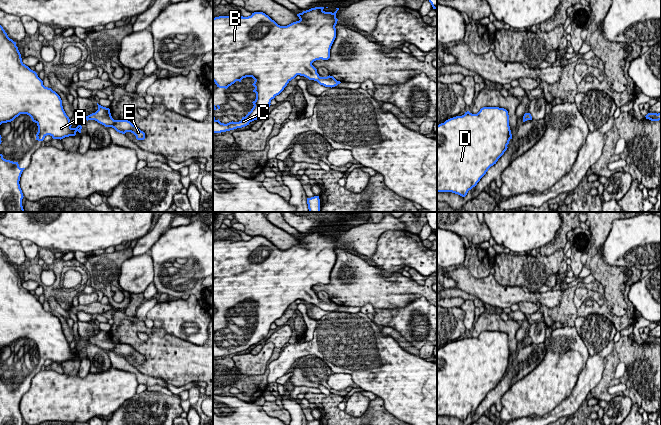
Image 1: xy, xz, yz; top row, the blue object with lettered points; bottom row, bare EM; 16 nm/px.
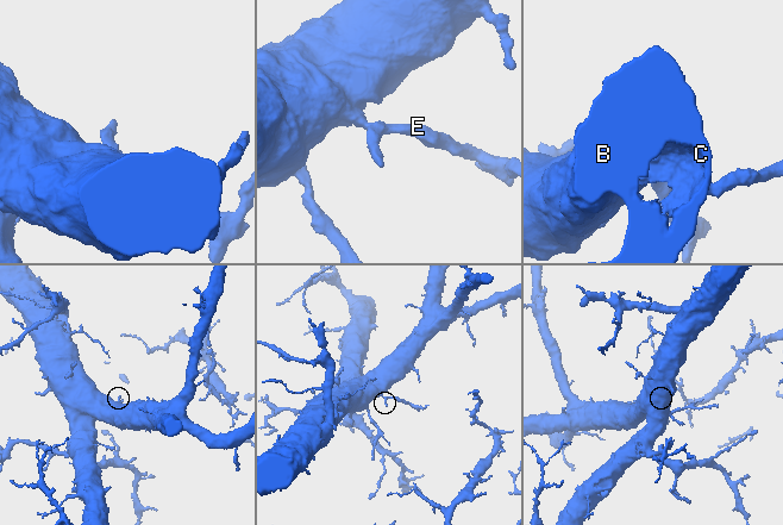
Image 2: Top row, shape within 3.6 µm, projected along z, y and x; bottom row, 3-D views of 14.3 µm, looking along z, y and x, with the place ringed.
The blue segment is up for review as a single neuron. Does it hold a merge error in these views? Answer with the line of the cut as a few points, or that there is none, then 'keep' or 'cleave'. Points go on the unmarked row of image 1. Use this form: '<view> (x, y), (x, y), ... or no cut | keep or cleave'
no cut | keep

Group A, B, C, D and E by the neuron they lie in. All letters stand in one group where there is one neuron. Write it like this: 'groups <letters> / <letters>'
groups A B C D E

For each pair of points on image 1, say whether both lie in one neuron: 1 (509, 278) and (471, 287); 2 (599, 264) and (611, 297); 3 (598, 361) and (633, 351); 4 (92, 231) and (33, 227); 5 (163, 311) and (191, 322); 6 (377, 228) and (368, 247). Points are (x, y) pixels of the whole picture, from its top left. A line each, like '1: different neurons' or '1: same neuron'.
1: different neurons
2: same neuron
3: different neurons
4: same neuron
5: same neuron
6: same neuron

